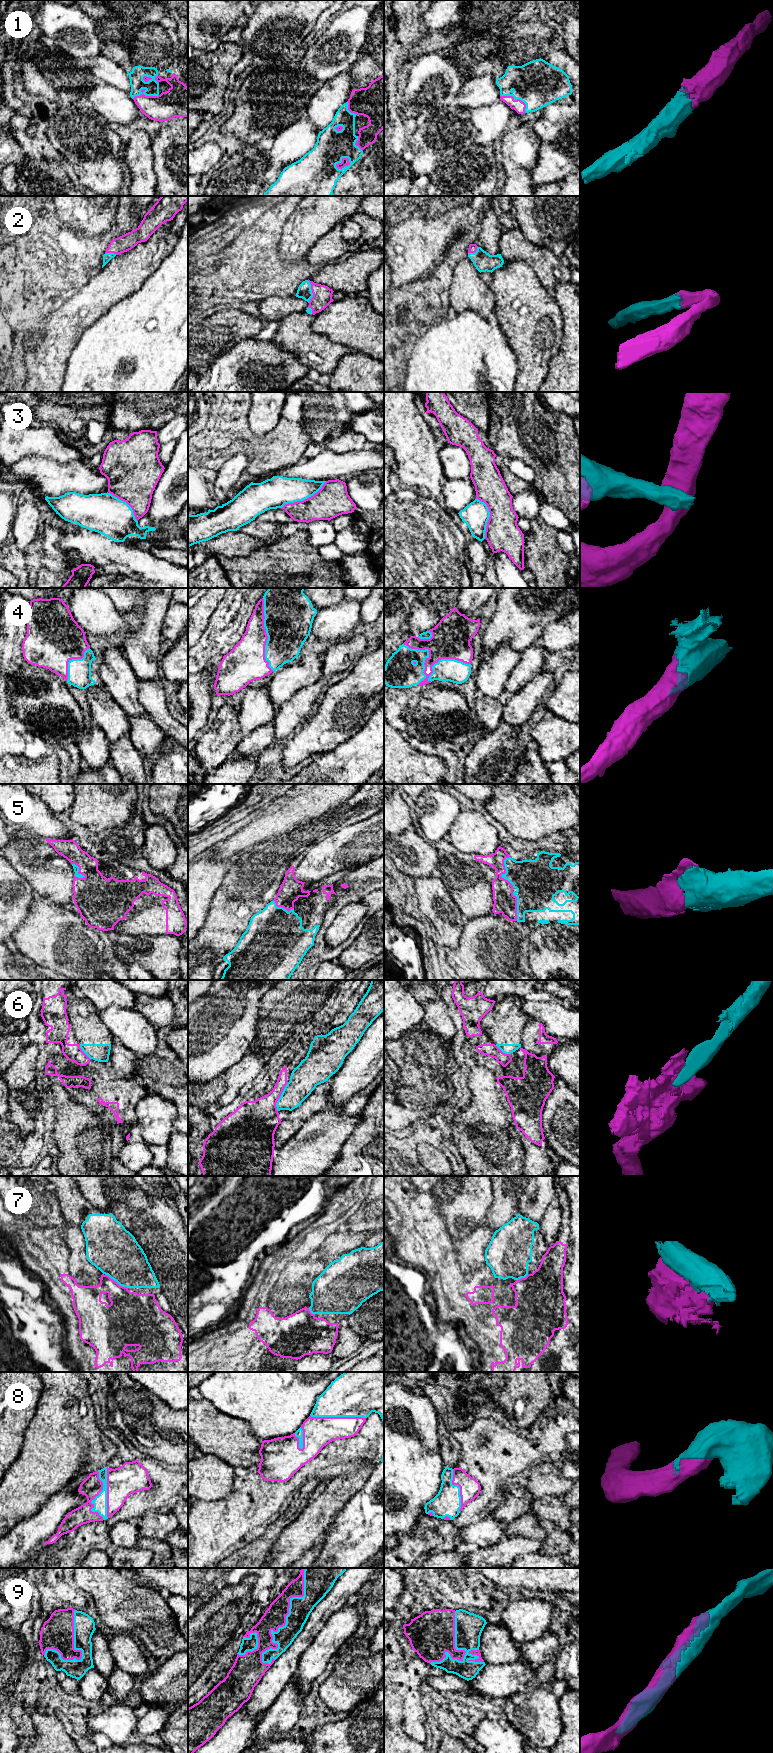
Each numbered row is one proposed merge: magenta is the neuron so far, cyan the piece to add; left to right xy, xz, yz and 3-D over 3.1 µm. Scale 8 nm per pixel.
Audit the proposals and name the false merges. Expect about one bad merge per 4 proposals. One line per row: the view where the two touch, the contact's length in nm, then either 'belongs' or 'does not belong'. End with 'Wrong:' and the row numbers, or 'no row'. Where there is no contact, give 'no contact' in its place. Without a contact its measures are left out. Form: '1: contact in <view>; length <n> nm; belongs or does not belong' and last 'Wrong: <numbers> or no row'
1: contact in xz; length 130 nm; belongs
2: contact in xz; length 180 nm; belongs
3: contact in xz; length 420 nm; does not belong
4: contact in yz; length 550 nm; belongs
5: contact in yz; length 260 nm; belongs
6: contact in xz; length 240 nm; does not belong
7: contact in xy; length 220 nm; does not belong
8: contact in xy; length 400 nm; belongs
9: contact in xz; length 850 nm; belongs
Wrong: 3, 6, 7

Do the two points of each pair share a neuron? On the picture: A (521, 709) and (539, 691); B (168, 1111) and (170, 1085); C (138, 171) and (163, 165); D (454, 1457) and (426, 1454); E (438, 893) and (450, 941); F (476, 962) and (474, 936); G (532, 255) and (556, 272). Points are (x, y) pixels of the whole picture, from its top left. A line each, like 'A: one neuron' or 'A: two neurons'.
A: one neuron
B: two neurons
C: two neurons
D: two neurons
E: one neuron
F: one neuron
G: one neuron

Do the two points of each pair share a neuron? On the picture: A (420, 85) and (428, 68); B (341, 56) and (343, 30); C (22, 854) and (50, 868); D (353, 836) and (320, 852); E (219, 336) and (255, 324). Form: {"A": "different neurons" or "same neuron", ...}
{"A": "same neuron", "B": "same neuron", "C": "same neuron", "D": "same neuron", "E": "same neuron"}

